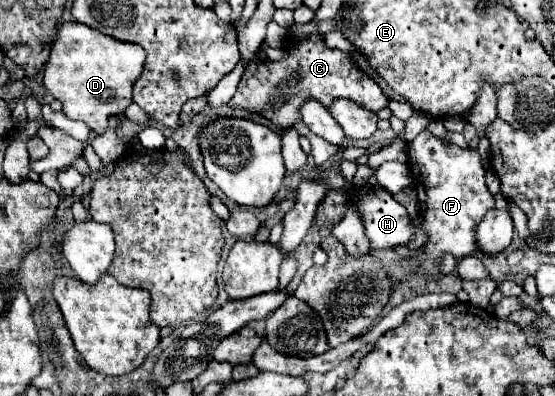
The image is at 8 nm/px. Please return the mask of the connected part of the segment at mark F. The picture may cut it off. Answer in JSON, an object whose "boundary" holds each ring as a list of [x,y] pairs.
{"boundary":[[[425,130],[407,146],[407,154],[413,188],[417,188],[423,230],[429,234],[429,242],[421,248],[421,256],[413,260],[421,266],[421,272],[431,278],[441,274],[439,260],[445,252],[451,252],[457,260],[479,252],[475,230],[481,218],[485,218],[485,214],[493,208],[493,196],[487,190],[485,168],[475,148],[463,150],[455,144],[445,144]]]}

